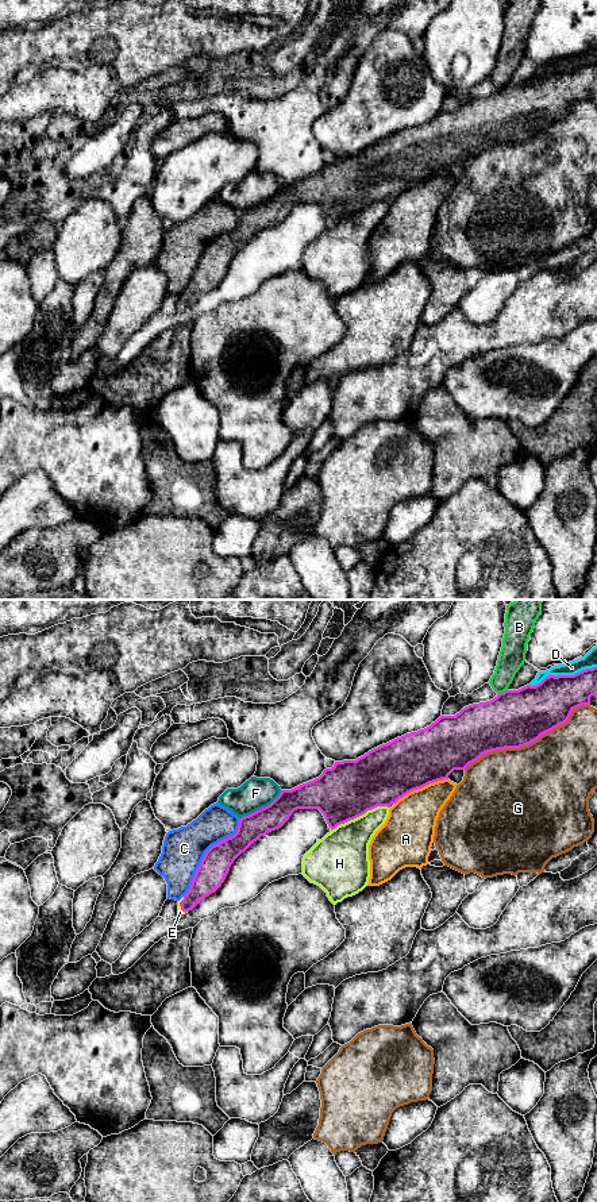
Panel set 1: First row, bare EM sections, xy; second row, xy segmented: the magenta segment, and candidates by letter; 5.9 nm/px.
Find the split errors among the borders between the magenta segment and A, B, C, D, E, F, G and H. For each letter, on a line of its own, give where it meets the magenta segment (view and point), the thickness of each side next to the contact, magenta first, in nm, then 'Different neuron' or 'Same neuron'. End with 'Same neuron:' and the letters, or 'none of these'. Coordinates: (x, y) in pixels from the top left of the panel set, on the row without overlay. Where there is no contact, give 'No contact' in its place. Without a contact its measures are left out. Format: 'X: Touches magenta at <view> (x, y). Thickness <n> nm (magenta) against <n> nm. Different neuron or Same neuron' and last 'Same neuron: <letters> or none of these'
A: Touches magenta at xy (420, 183). Thickness 340 nm (magenta) against 300 nm. Different neuron
B: Touches magenta at xy (501, 88). Thickness 340 nm (magenta) against 160 nm. Different neuron
C: Touches magenta at xy (205, 247). Thickness 170 nm (magenta) against 260 nm. Different neuron
D: Touches magenta at xy (562, 70). Thickness 300 nm (magenta) against 90 nm. Different neuron
E: Touches magenta at xy (180, 300). Thickness 170 nm (magenta) against 30 nm. Same neuron
F: Touches magenta at xy (262, 203). Thickness 150 nm (magenta) against 190 nm. Different neuron
G: Touches magenta at xy (527, 139). Thickness 340 nm (magenta) against 500 nm. Different neuron
H: Touches magenta at xy (359, 210). Thickness 340 nm (magenta) against 300 nm. Different neuron
Same neuron: E

